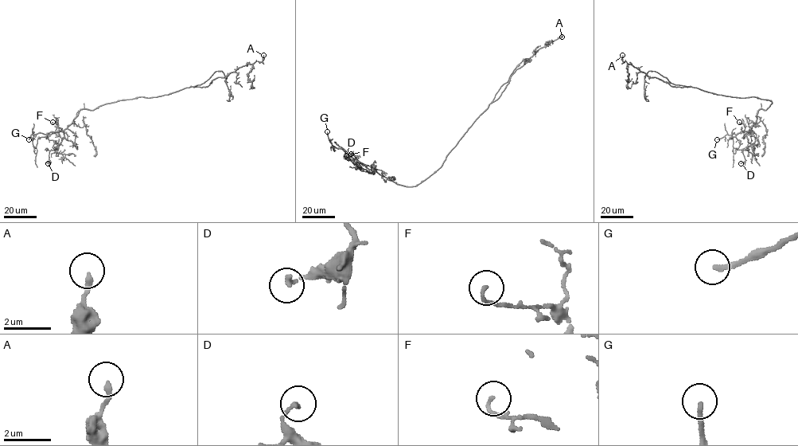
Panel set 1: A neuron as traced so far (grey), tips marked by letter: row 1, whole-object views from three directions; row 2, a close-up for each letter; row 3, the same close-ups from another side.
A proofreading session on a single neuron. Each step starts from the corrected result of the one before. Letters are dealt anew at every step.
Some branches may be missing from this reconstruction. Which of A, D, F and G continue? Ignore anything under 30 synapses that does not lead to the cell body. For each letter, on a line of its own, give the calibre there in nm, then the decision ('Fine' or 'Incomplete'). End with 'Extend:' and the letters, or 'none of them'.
A: Thickness 200 nm. Fine
D: Thickness 160 nm. Fine
F: Thickness 120 nm. Fine
G: Thickness 200 nm. Incomplete
Extend: G

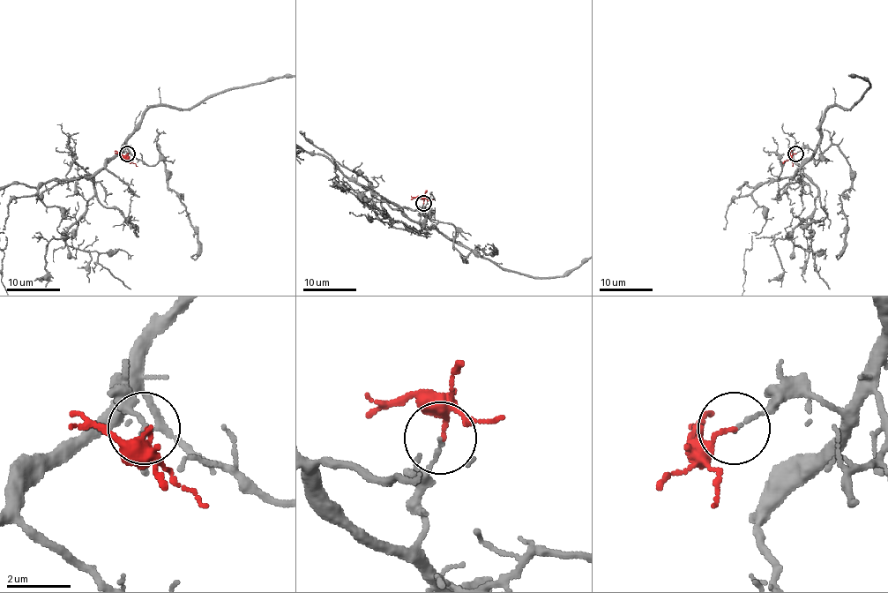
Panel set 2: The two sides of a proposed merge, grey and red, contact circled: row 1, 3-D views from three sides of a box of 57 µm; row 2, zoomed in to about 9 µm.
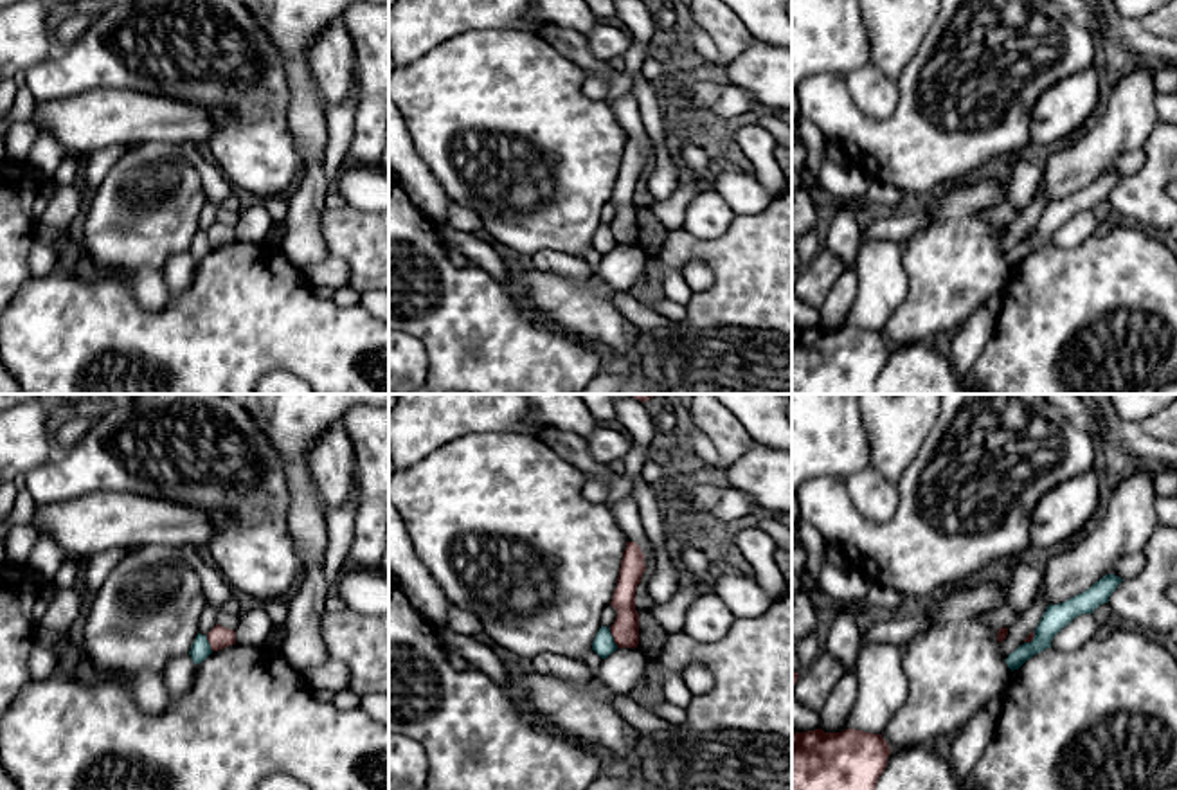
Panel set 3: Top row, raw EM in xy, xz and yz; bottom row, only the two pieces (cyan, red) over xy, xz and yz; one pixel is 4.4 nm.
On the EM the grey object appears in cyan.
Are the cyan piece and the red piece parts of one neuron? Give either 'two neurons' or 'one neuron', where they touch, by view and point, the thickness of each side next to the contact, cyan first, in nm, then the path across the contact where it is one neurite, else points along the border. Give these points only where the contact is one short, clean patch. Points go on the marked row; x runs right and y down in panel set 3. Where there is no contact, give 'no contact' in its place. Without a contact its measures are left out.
two neurons; meets cyan in xz at (612, 637); 100 nm thick on the cyan side, 130 nm on the other; border along xz (609, 628), (618, 646)

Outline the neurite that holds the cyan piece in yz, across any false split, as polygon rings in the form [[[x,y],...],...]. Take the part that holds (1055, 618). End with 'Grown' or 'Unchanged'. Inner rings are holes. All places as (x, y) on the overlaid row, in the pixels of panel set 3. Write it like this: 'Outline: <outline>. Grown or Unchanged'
Outline: [[[1107,574],[1100,581],[1096,581],[1085,592],[1058,603],[1049,605],[1035,630],[1035,637],[1031,642],[1024,642],[1013,653],[1008,655],[1008,668],[1019,669],[1028,659],[1051,648],[1053,637],[1067,626],[1074,617],[1082,614],[1092,614],[1100,605],[1109,603],[1110,594],[1118,588],[1123,579]]]. Unchanged

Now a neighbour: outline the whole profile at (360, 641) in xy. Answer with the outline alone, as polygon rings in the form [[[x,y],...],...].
[[[353,610],[326,612],[320,639],[331,659],[349,668],[349,689],[360,698],[389,695],[389,614],[362,615]]]

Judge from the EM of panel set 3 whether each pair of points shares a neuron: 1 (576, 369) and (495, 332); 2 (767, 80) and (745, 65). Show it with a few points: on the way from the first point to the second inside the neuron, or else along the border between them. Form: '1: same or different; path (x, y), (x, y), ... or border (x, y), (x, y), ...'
1: same; path (557, 368), (531, 368), (515, 351)
2: same; path (762, 74), (751, 69)

